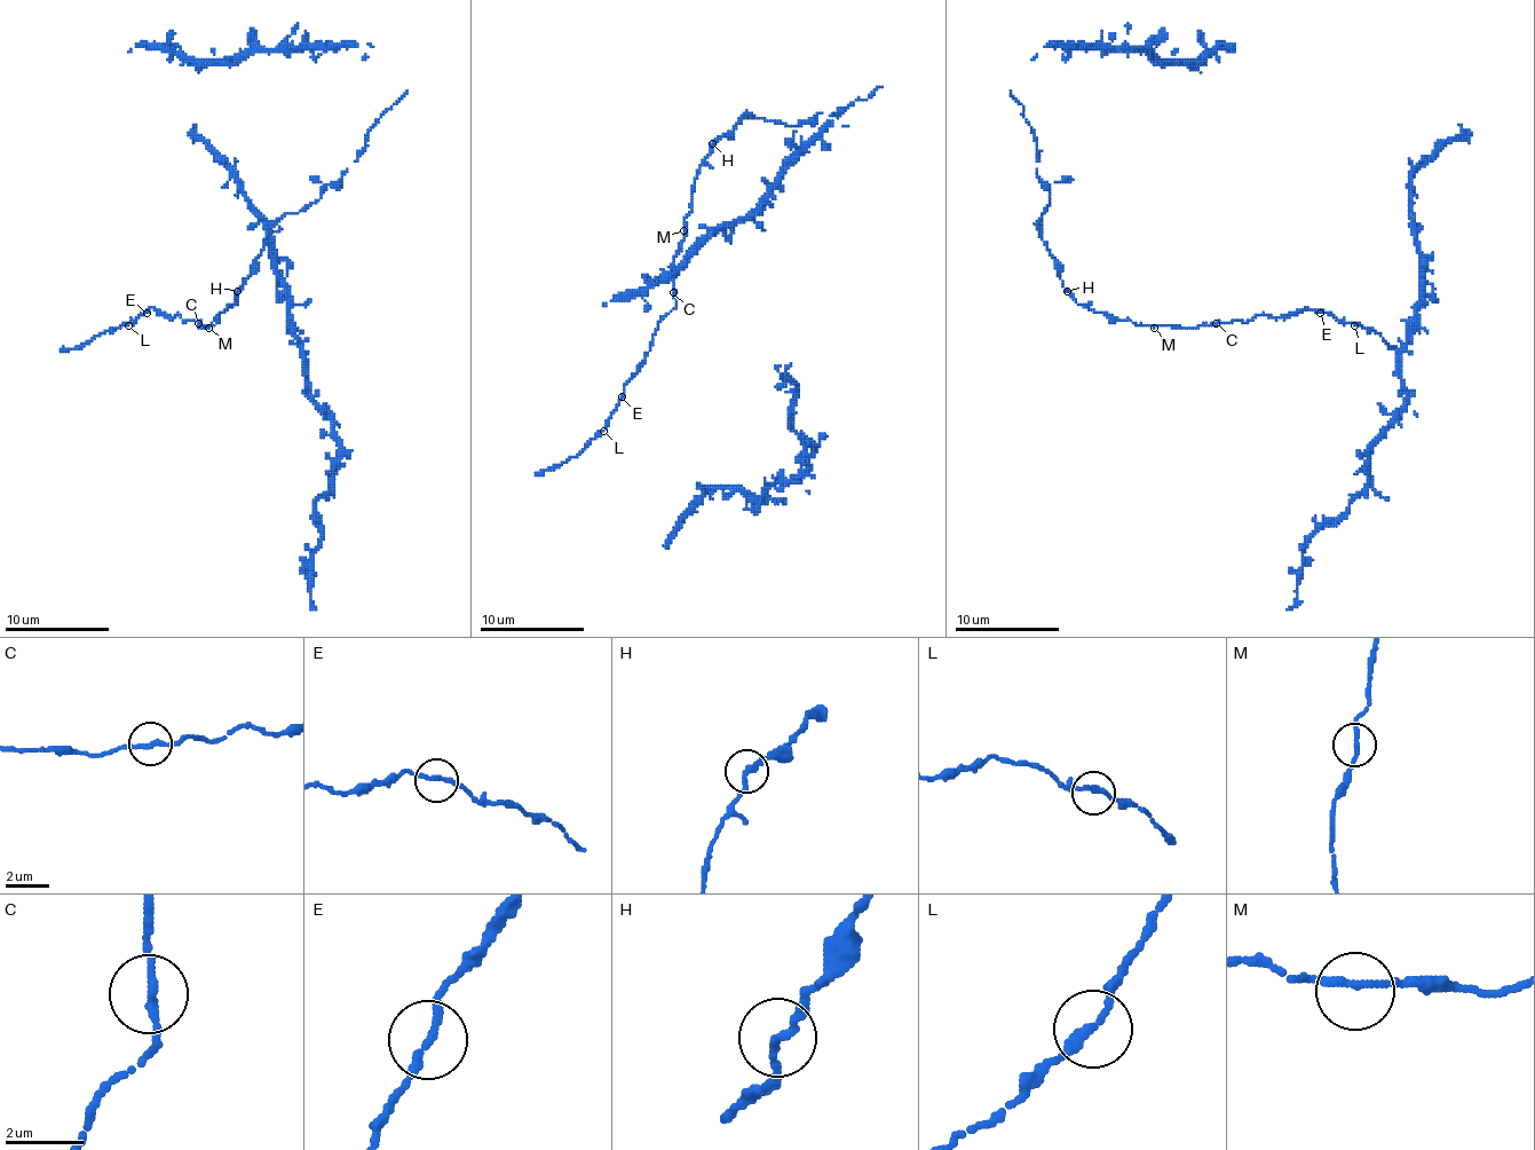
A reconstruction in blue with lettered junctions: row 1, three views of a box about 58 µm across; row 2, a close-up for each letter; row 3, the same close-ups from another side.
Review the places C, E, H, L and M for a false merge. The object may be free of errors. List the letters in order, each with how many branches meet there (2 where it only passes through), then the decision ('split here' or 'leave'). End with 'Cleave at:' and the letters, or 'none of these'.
C: 2 branches meet; leave
E: 2 branches meet; leave
H: 2 branches meet; leave
L: 2 branches meet; leave
M: 2 branches meet; leave
Cleave at: none of these

